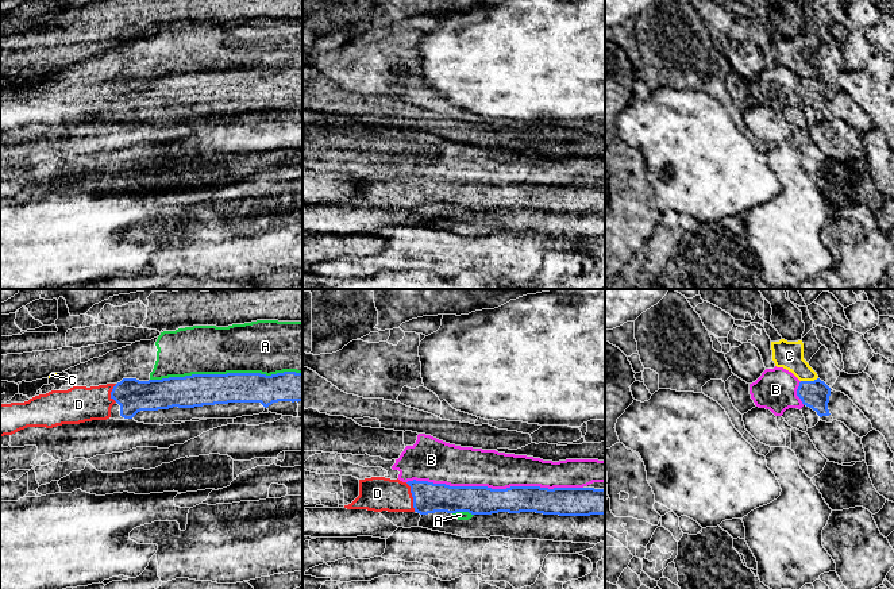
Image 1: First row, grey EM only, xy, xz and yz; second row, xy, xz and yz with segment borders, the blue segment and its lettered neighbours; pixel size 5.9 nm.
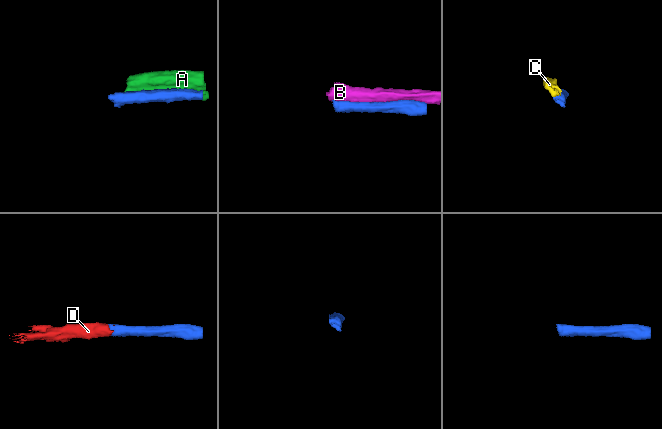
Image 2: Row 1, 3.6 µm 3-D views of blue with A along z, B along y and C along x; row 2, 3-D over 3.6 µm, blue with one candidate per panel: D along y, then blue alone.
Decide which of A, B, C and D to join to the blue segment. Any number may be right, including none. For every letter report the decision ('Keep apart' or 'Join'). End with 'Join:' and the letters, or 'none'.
A: Keep apart
B: Keep apart
C: Keep apart
D: Join
Join: D

